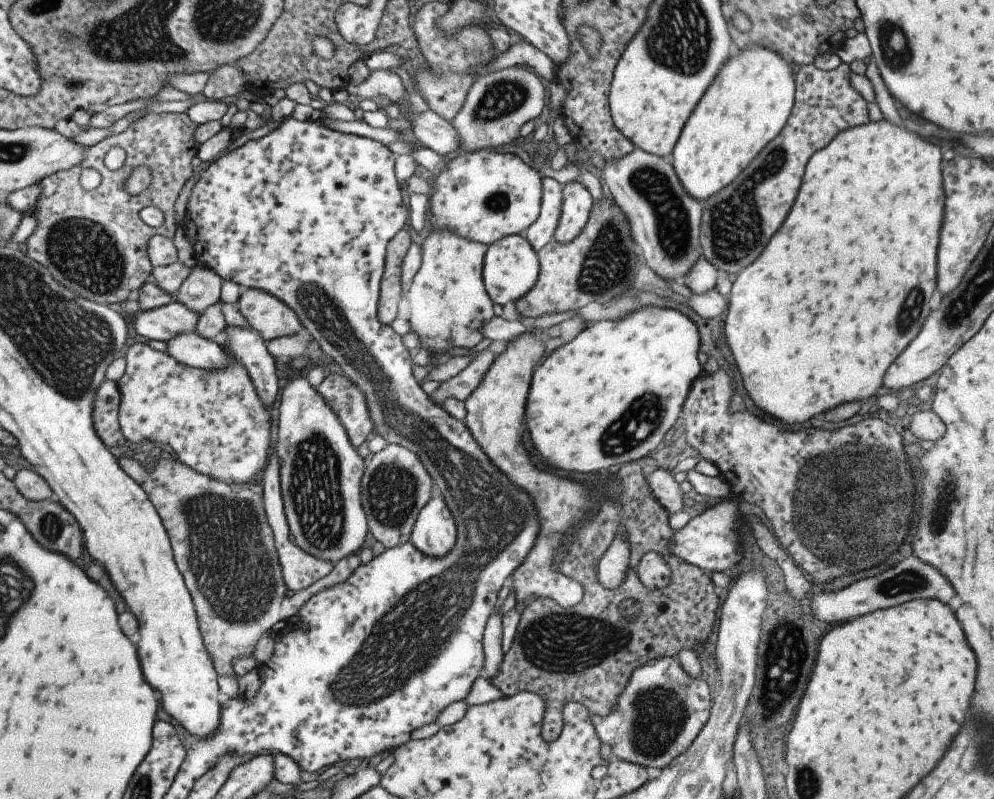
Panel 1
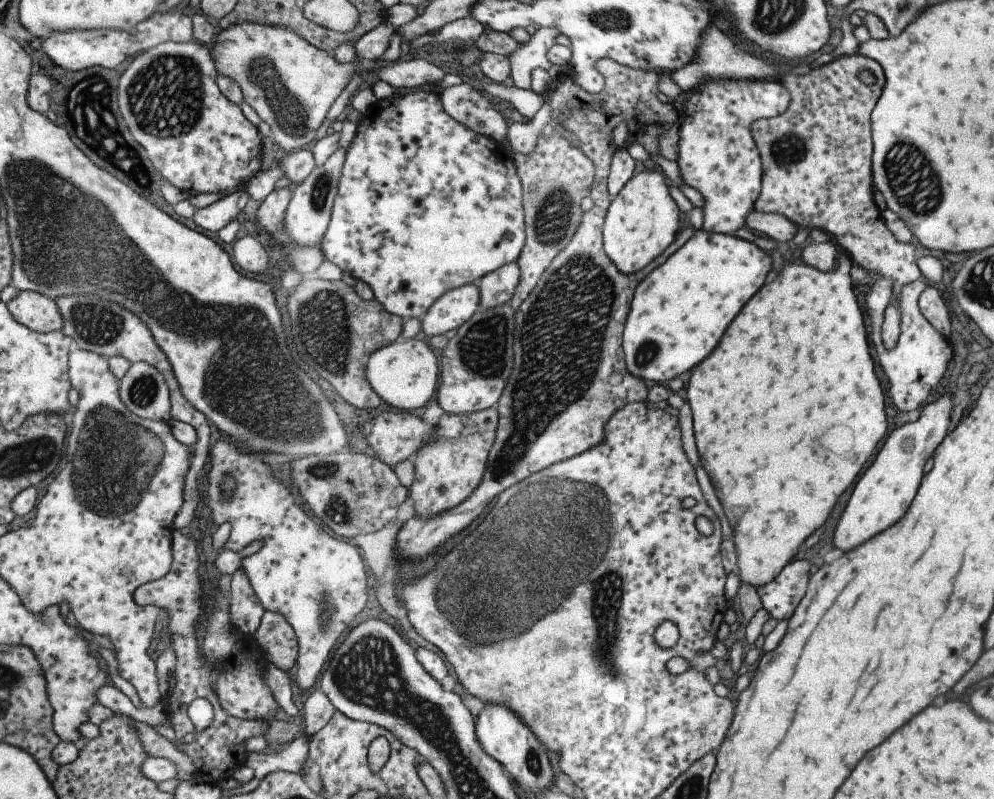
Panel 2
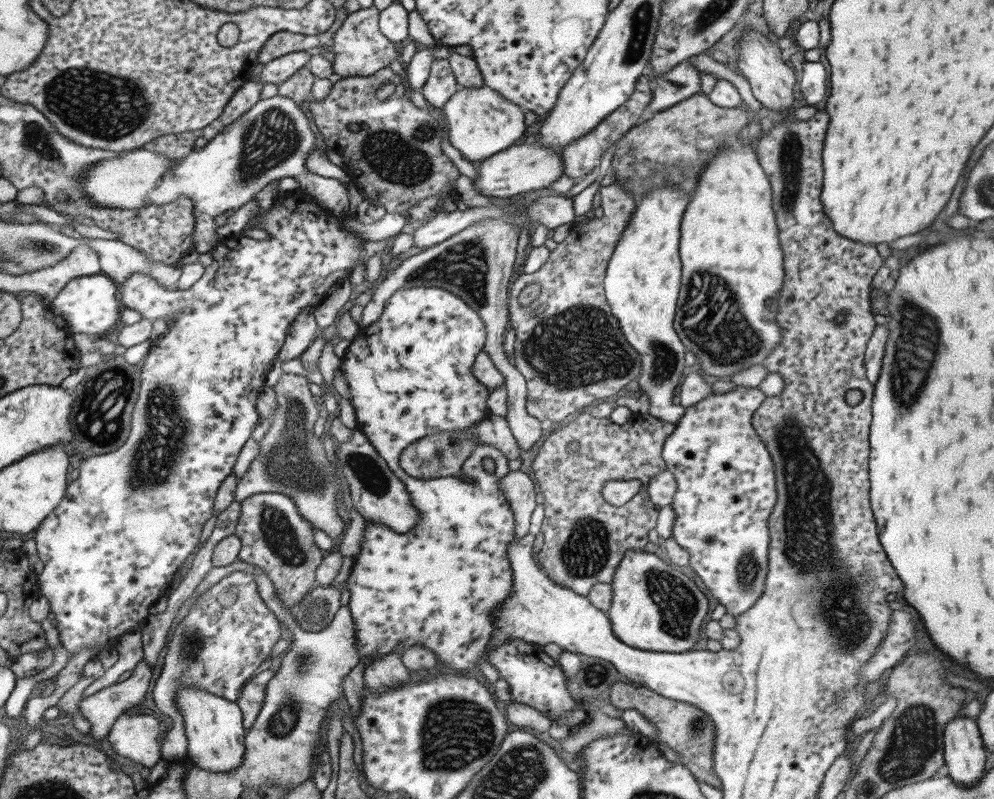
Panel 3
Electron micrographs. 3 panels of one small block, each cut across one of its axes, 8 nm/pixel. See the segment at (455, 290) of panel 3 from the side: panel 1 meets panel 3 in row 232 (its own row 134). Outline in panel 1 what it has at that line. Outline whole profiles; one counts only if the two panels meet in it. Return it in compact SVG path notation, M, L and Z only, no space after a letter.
M515 64L508 68L501 68L477 77L469 88L465 101L458 114L449 122L459 138L459 152L472 153L481 148L495 148L501 144L514 143L519 138L520 129L525 122L533 121L547 107L548 93L546 83L542 81L529 66Z

